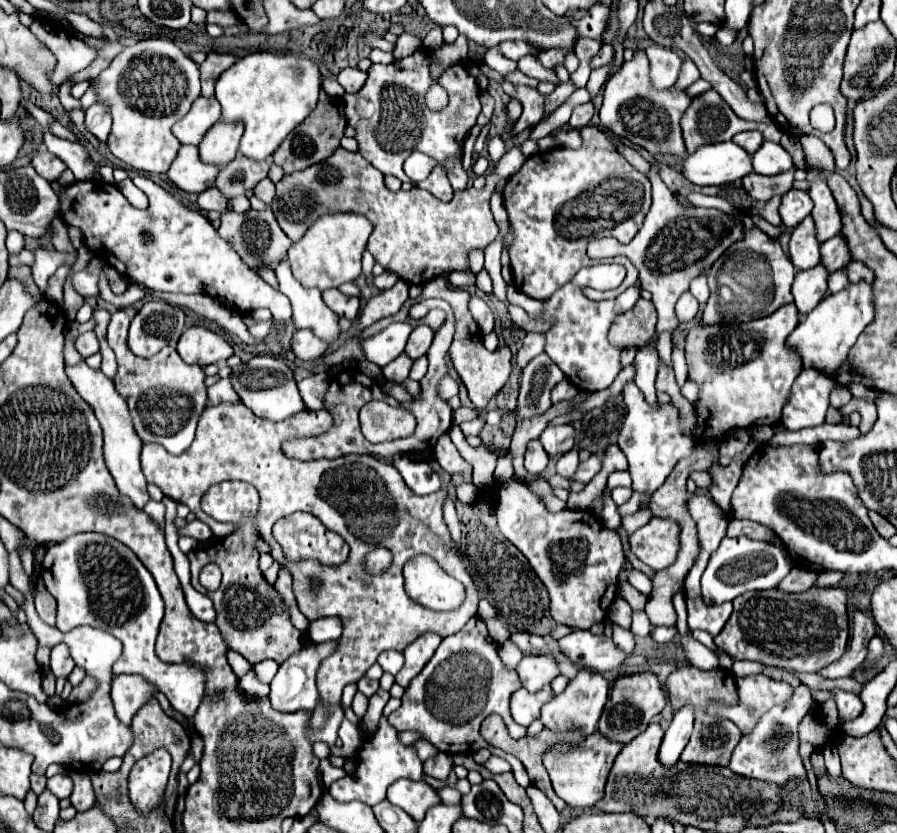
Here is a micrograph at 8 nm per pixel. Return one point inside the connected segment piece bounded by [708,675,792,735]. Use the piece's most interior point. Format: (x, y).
(757, 693)

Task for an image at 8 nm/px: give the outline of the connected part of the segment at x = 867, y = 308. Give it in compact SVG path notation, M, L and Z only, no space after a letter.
M866 283L850 285L840 293L826 295L790 333L788 347L798 351L804 367L818 369L818 371L836 371L856 343L858 335L864 331L866 325L874 321L874 303L872 303L872 287Z

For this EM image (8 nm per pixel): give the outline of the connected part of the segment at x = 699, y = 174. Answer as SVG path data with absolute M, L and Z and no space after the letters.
M732 141L726 143L710 143L710 145L702 145L698 147L698 151L694 151L694 155L684 155L680 159L680 173L686 175L686 179L694 185L722 185L722 183L730 183L730 181L738 181L744 175L748 175L752 171L752 157L738 147Z

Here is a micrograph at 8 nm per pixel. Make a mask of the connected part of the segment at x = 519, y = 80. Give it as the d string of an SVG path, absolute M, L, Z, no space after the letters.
M516 71L516 73L512 73L512 75L508 75L506 77L506 81L510 81L512 85L528 85L528 87L538 87L538 79L532 79L532 77L528 77L528 75L524 75L522 71Z

